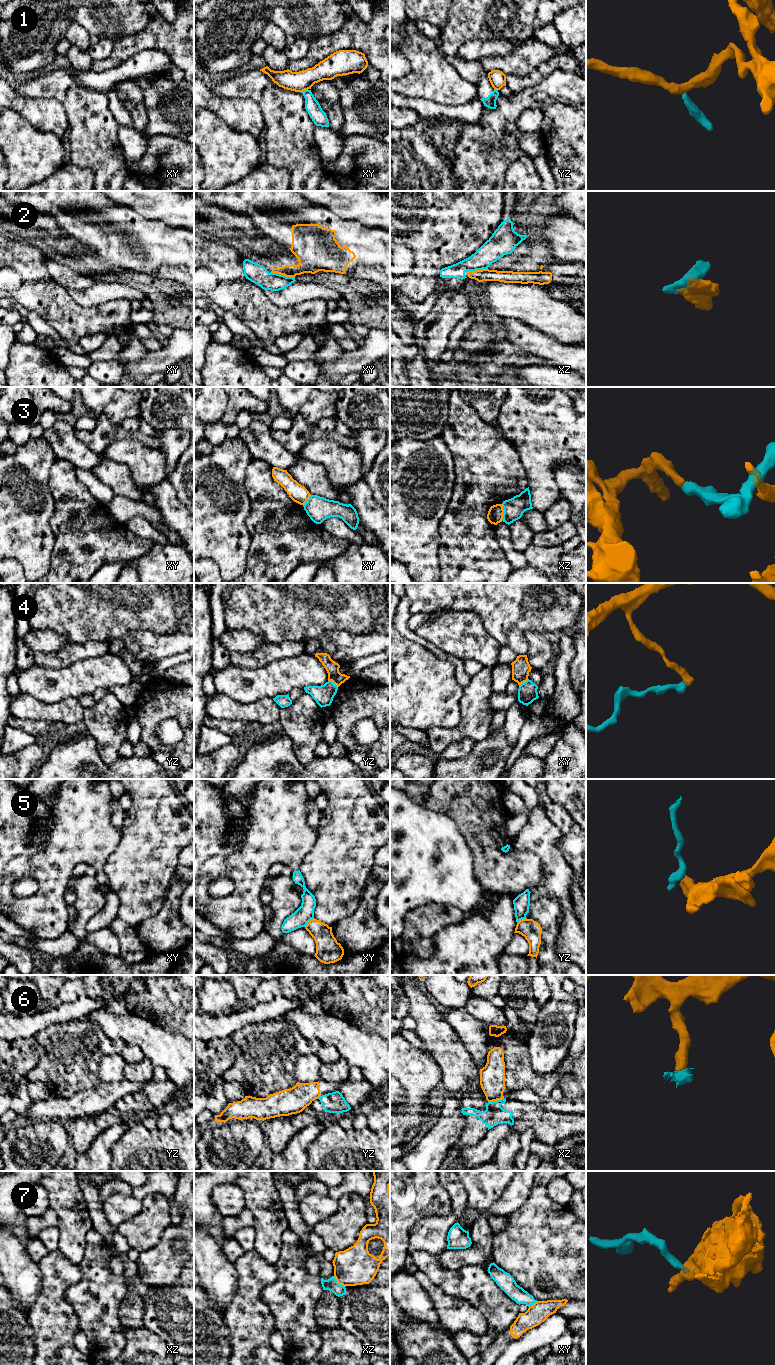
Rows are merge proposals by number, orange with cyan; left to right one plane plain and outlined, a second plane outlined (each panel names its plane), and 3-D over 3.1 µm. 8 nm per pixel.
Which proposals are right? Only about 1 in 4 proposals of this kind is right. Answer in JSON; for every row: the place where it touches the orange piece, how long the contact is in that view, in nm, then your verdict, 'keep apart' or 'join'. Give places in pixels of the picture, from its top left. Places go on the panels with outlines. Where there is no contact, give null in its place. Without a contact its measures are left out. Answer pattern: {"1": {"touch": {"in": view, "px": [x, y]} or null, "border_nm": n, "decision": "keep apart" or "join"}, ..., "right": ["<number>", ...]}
{"1": {"touch": {"in": "xy", "px": [304, 90]}, "border_nm": 60, "decision": "keep apart"}, "2": {"touch": {"in": "xy", "px": [283, 274]}, "border_nm": 200, "decision": "keep apart"}, "3": {"touch": {"in": "xz", "px": [503, 512]}, "border_nm": 140, "decision": "keep apart"}, "4": {"touch": {"in": "yz", "px": [333, 682]}, "border_nm": 100, "decision": "keep apart"}, "5": {"touch": {"in": "xy", "px": [308, 922]}, "border_nm": 110, "decision": "keep apart"}, "6": {"touch": {"in": "xz", "px": [495, 1100]}, "border_nm": 130, "decision": "keep apart"}, "7": {"touch": {"in": "xz", "px": [339, 1283]}, "border_nm": 130, "decision": "keep apart"}, "right": []}

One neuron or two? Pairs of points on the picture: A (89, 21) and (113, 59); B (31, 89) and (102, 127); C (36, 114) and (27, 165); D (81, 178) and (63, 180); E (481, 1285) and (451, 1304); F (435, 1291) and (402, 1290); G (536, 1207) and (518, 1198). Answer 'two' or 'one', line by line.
A: two
B: one
C: two
D: one
E: two
F: two
G: two

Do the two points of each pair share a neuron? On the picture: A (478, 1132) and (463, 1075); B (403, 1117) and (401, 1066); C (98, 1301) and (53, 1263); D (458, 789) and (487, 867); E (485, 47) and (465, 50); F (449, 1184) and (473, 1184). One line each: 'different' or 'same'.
A: different
B: same
C: different
D: same
E: same
F: different

